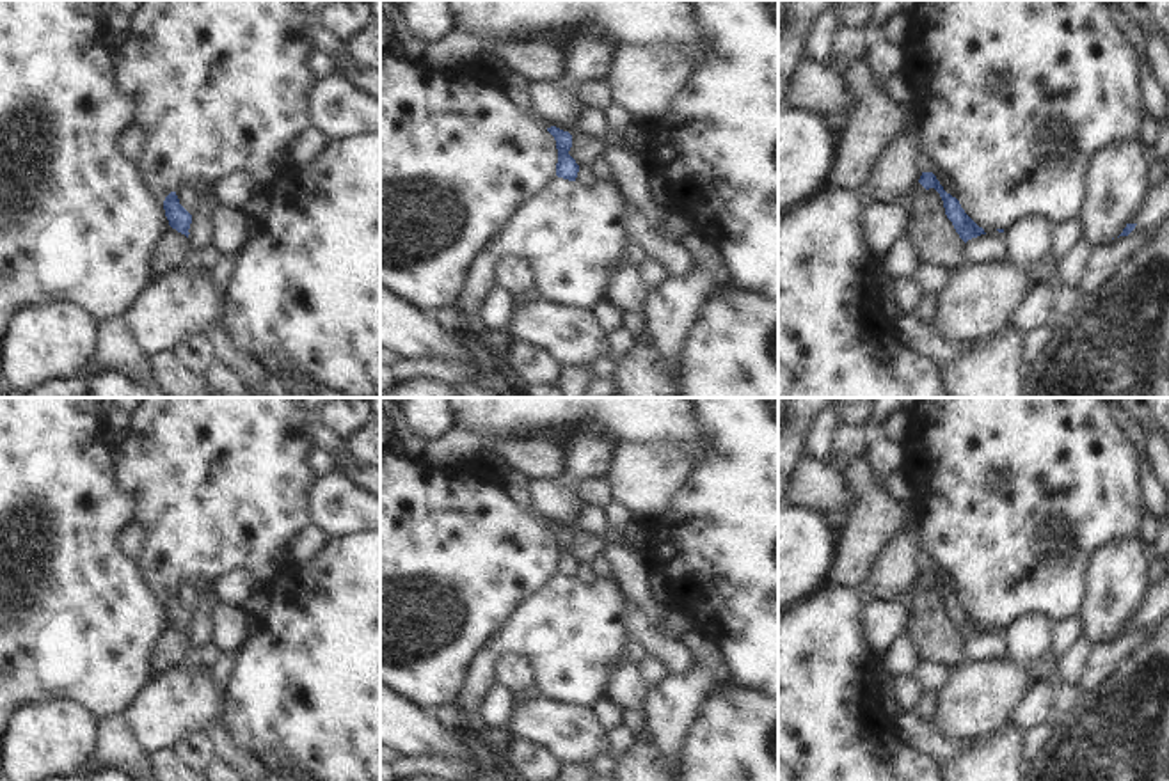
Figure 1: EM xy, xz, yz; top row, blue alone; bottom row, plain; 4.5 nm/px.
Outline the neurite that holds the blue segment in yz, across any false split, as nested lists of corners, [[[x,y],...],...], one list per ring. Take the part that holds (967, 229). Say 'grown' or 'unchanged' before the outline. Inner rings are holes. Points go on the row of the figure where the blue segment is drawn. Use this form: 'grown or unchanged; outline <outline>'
unchanged; outline [[[922,172],[918,183],[929,190],[934,188],[942,201],[943,201],[943,208],[945,208],[945,215],[947,218],[952,222],[956,233],[959,234],[959,238],[966,243],[972,238],[977,238],[981,234],[986,234],[982,227],[979,227],[961,208],[959,201],[956,197],[952,197],[950,193],[947,193],[943,190],[943,186],[940,185],[940,181],[936,179],[936,176],[933,172]]]

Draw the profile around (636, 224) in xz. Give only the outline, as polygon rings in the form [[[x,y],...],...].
[[[624,199],[625,231],[638,256],[656,259],[670,277],[688,277],[696,263],[680,243],[663,240],[641,209]]]

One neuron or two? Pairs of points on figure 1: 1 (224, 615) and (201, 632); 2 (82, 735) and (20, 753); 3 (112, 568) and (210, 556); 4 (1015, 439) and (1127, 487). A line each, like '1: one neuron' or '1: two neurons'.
1: two neurons
2: one neuron
3: two neurons
4: one neuron

